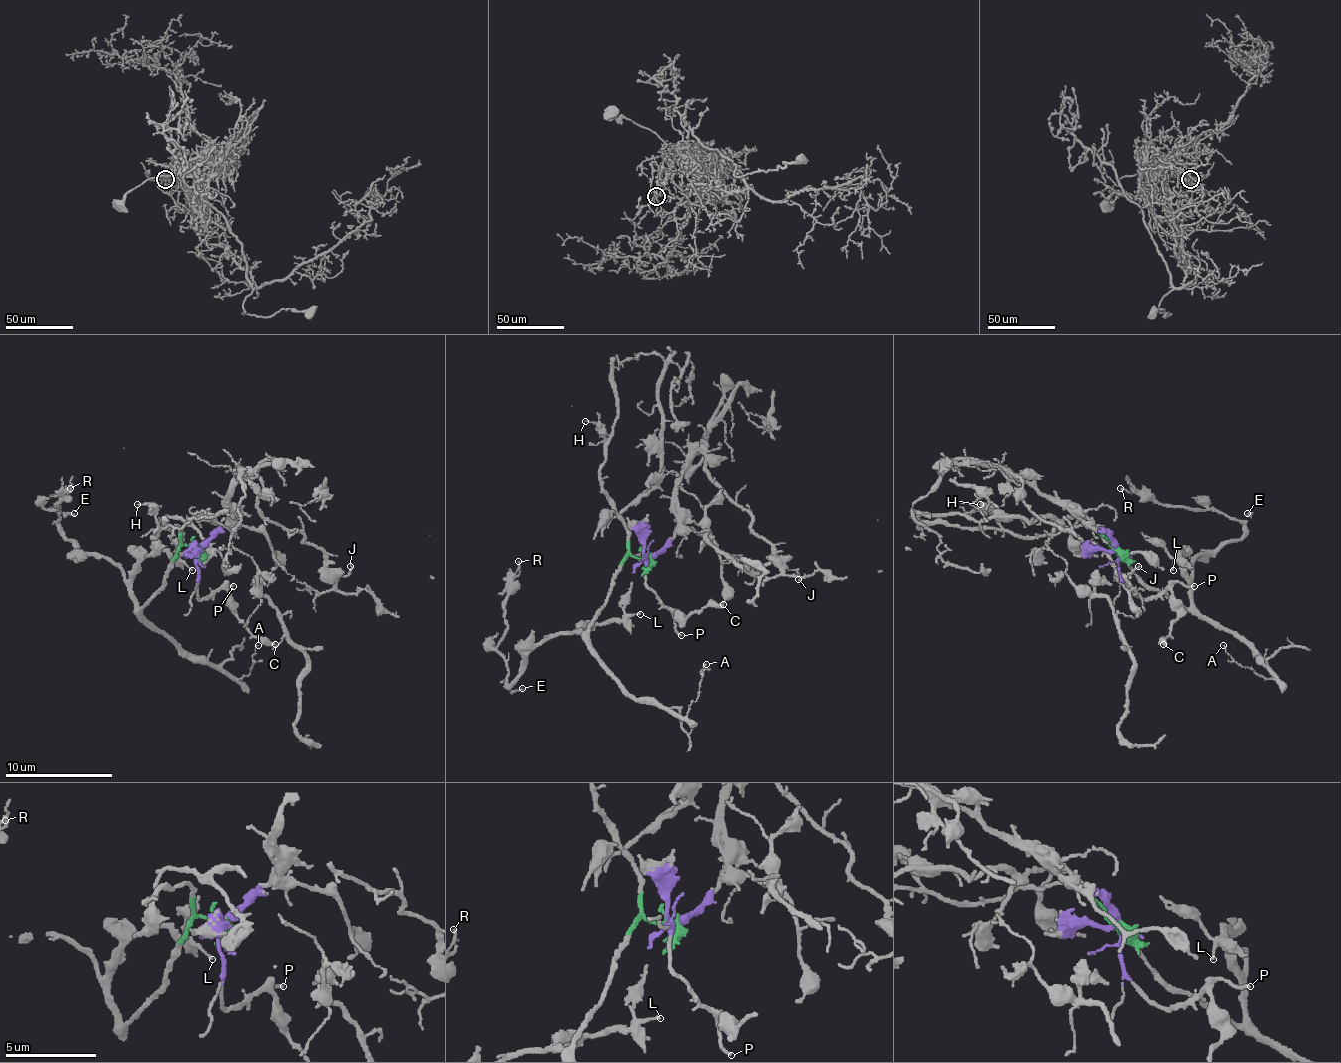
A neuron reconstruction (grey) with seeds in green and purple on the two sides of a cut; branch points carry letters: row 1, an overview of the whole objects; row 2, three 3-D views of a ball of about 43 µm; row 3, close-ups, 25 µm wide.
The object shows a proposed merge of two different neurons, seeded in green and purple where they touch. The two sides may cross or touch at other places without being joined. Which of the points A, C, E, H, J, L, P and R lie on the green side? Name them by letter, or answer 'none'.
A, E, H, L, R

